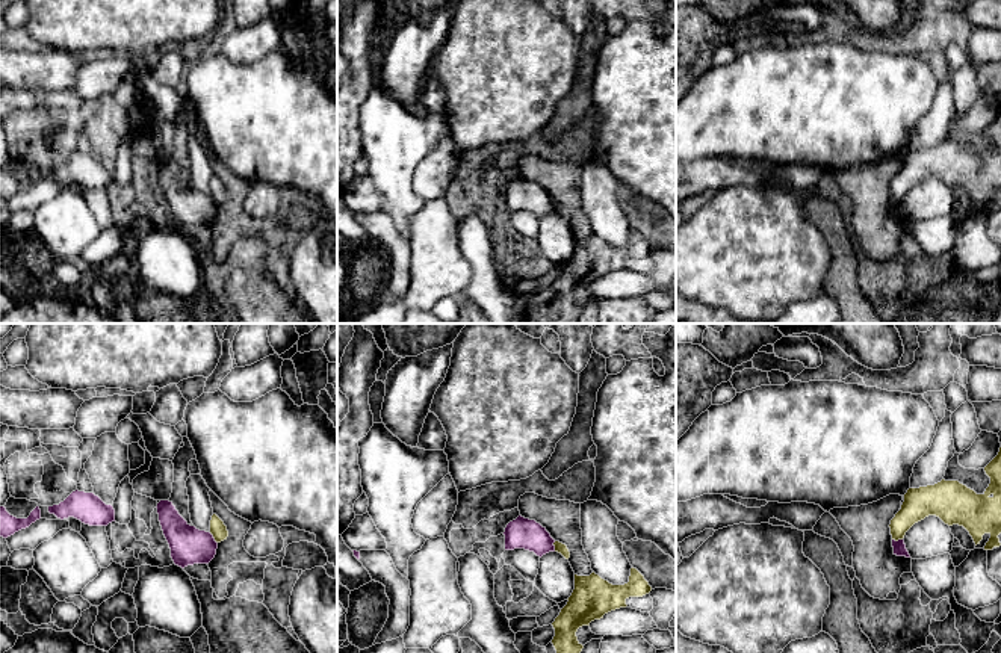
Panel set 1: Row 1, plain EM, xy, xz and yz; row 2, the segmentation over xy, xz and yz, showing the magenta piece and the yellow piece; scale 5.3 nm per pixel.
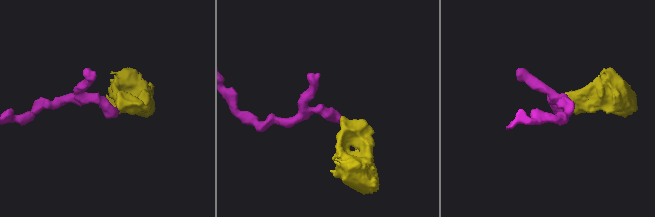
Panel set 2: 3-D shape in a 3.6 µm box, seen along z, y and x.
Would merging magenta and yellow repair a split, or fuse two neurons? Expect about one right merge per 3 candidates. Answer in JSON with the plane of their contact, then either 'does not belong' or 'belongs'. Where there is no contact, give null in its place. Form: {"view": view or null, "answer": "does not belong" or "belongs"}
{"view": "xy", "answer": "does not belong"}

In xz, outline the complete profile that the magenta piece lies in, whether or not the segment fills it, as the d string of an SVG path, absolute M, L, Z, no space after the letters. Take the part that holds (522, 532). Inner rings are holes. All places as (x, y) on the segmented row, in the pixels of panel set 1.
M522 515L507 525L504 535L505 550L525 549L540 558L549 552L555 552L555 540L546 528Z

